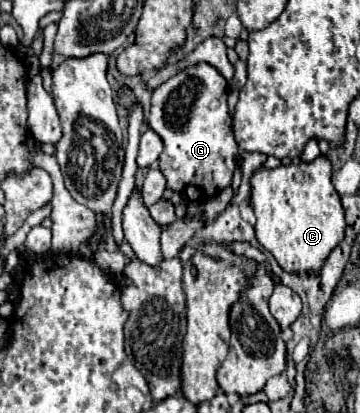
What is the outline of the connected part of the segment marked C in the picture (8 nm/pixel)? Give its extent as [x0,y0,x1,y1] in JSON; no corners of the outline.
[250,155,344,273]

